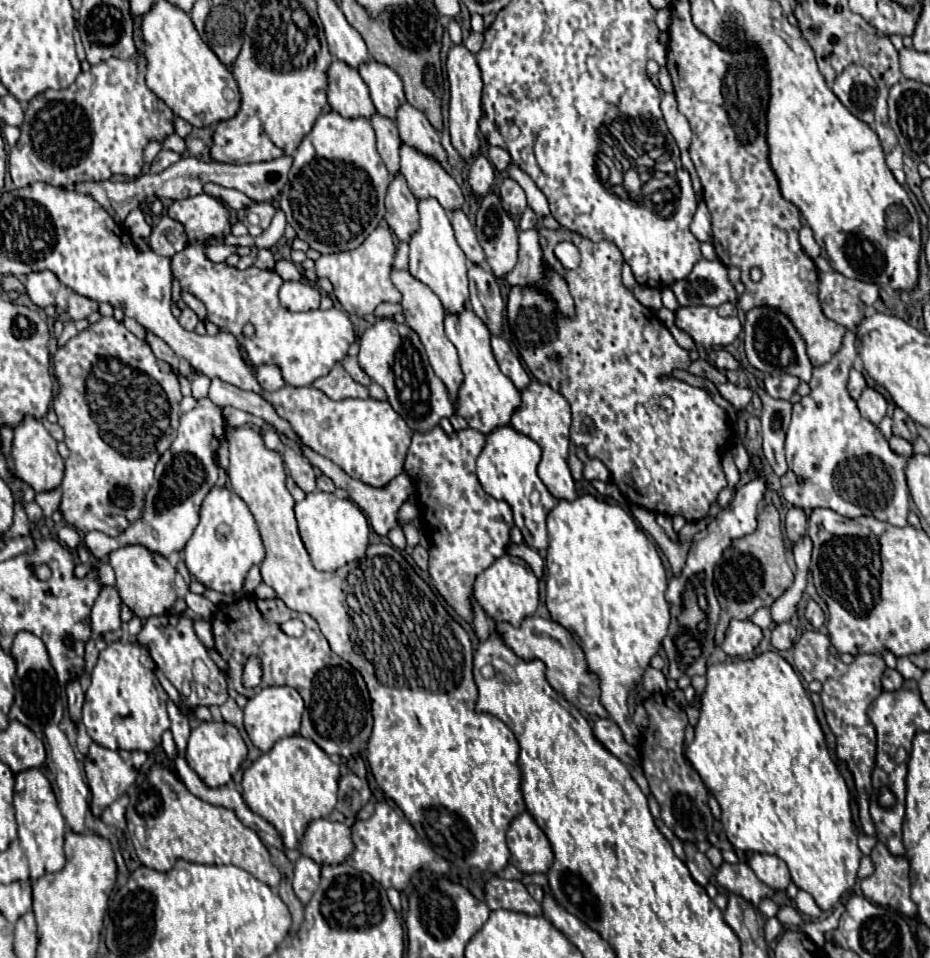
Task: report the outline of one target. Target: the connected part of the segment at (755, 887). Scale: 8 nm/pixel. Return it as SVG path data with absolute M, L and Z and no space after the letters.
M723 862L717 870L717 882L731 894L745 898L747 902L759 904L759 900L773 894L769 886L757 880L755 872L747 864L727 864Z

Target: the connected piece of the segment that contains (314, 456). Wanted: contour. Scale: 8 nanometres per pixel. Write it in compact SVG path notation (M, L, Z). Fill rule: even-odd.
M303 446L303 454L305 454L305 458L309 458L309 462L311 462L315 468L319 468L325 476L329 476L337 488L343 488L343 490L349 492L351 500L363 510L365 516L369 516L369 524L373 526L373 530L375 530L379 536L387 536L389 530L393 530L393 528L399 526L397 512L399 512L401 504L409 498L409 494L413 494L413 490L415 490L415 486L413 486L413 482L411 482L411 478L409 478L407 474L397 476L397 478L391 480L385 488L373 488L373 486L367 486L367 484L363 484L363 482L359 482L359 480L355 480L355 478L349 478L349 476L347 476L339 466L335 466L331 460L319 456L317 452L313 452L313 450L309 450L309 448L305 448L305 446Z

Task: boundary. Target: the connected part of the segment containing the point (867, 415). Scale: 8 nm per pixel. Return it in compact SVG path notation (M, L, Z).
M865 388L861 398L857 400L857 408L865 420L879 424L883 420L883 416L887 414L887 400L873 388Z

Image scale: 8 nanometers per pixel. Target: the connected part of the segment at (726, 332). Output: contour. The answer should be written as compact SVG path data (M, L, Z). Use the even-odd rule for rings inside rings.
M709 306L679 308L675 312L675 324L685 330L695 344L705 348L733 344L743 330L737 318L723 318L715 308Z

